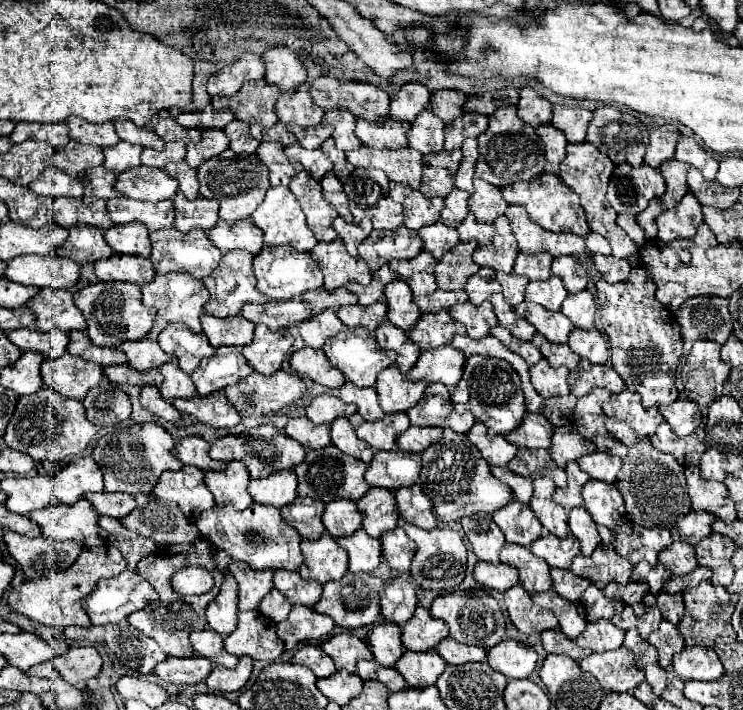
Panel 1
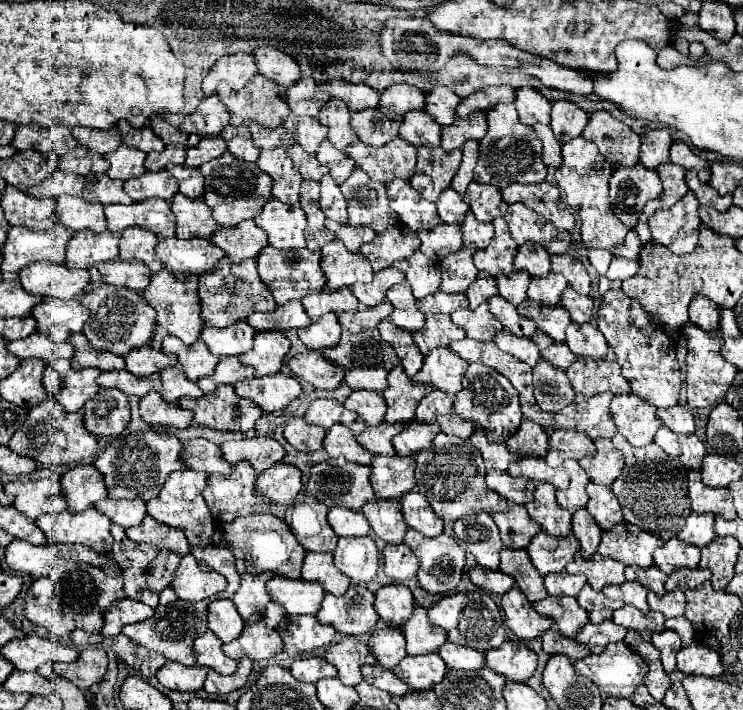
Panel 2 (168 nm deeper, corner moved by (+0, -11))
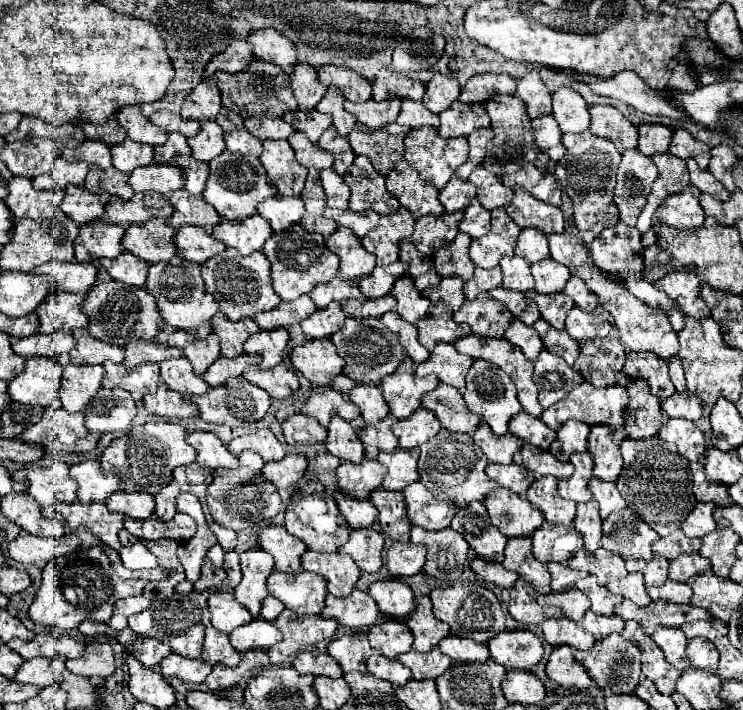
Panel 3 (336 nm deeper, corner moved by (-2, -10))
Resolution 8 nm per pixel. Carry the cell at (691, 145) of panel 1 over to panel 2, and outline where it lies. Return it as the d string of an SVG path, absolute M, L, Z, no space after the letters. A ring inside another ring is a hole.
M674 141L672 149L670 149L670 161L684 167L684 169L690 169L690 171L696 171L698 173L698 179L702 183L708 183L710 181L710 163L700 159L686 143L682 141Z

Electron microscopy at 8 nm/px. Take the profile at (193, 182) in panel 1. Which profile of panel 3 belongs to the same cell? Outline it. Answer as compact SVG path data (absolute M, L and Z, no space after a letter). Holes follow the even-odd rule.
M180 156L176 158L176 164L182 168L184 176L186 176L186 190L190 194L202 194L204 186L206 186L206 180L208 180L208 174L210 174L210 168L208 164L192 158L192 156Z

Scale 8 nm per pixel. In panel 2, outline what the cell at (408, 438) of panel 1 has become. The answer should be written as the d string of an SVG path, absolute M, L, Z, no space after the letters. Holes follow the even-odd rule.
M412 421L402 433L392 439L392 445L398 455L416 455L422 449L428 449L432 439L440 433L438 423L416 423Z

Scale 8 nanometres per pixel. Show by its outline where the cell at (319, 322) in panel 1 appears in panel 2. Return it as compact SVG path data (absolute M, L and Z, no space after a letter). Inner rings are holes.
M326 313L320 319L316 319L310 327L298 331L300 341L310 351L324 351L326 347L334 347L340 339L340 323L334 313Z

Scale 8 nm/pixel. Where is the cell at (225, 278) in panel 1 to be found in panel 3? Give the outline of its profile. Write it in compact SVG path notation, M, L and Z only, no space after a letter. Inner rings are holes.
M226 248L218 256L202 264L202 278L206 282L206 290L220 300L220 312L226 314L232 322L250 318L264 310L272 310L282 302L280 298L276 298L276 292L272 290L270 262L262 252L242 256L236 254L236 250Z

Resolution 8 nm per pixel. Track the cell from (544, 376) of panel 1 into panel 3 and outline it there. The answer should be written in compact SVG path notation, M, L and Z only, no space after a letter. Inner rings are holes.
M542 350L534 362L534 384L538 388L538 402L542 408L564 400L580 382L584 382L580 372L548 350Z

